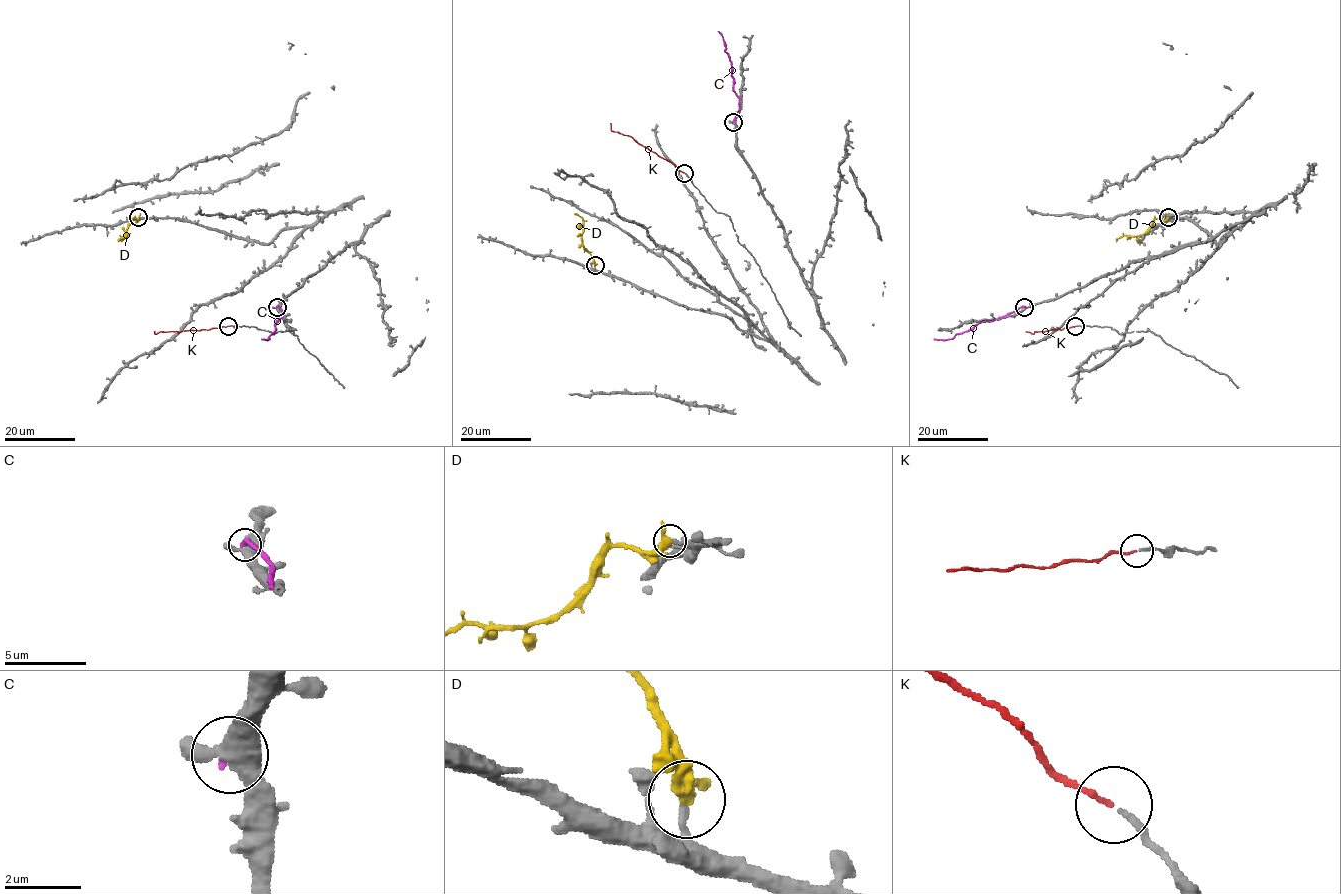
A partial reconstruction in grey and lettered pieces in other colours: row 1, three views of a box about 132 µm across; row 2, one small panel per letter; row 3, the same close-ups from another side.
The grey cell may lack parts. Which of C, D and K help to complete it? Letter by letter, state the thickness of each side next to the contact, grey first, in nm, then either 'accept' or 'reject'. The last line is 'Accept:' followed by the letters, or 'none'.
C: 440/400 nm | reject
D: 200/360 nm | reject
K: 150/110 nm | accept
Accept: K

